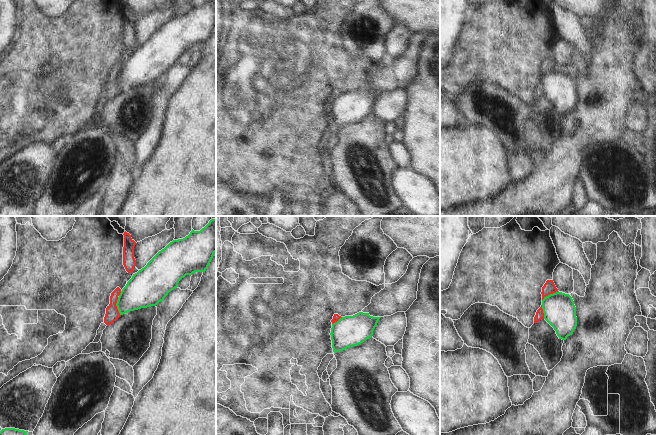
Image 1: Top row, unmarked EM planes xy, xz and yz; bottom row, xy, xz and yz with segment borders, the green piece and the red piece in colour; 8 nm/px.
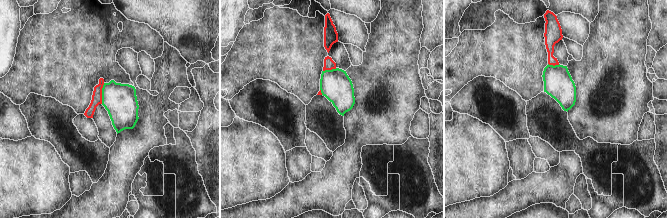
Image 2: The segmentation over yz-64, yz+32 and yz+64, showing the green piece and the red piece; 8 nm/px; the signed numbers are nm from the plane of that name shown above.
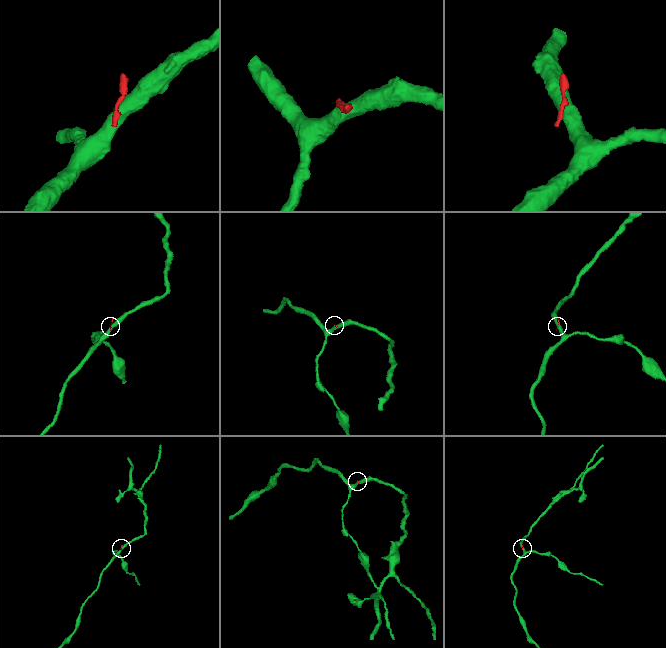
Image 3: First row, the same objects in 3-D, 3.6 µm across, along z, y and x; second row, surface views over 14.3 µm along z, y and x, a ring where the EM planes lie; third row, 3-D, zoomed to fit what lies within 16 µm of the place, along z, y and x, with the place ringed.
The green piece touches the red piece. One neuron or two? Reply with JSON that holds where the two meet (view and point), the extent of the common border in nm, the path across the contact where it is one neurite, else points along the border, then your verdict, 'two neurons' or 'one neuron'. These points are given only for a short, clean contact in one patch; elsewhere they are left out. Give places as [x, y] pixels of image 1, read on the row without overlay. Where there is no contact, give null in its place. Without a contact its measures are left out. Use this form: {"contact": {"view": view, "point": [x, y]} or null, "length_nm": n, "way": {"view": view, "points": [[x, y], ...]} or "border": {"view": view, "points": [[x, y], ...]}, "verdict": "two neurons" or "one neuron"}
{"contact": {"view": "xy", "point": [116, 81]}, "length_nm": 150, "border": {"view": "xy", "points": [[117, 73], [116, 84], [120, 91]]}, "verdict": "two neurons"}

